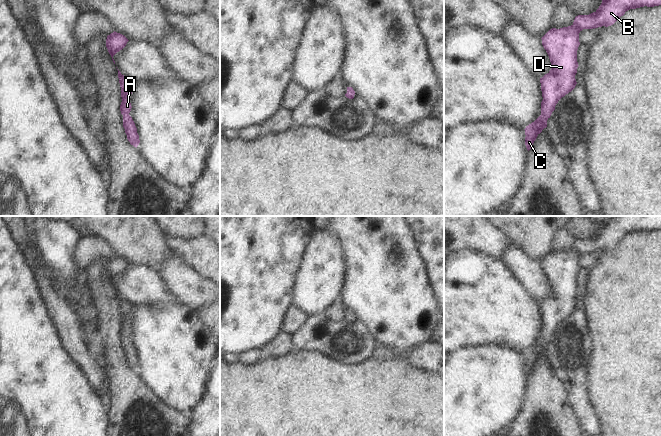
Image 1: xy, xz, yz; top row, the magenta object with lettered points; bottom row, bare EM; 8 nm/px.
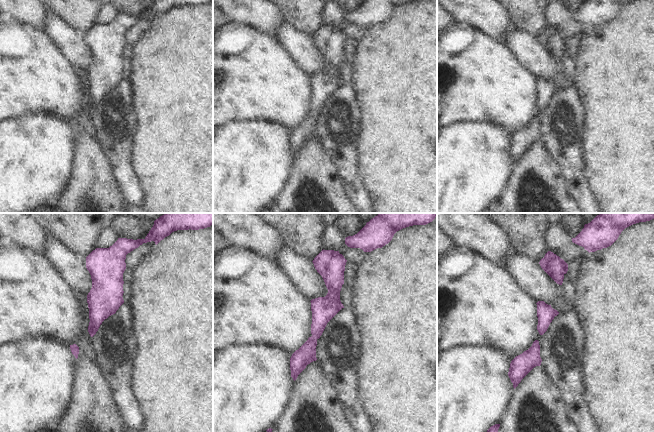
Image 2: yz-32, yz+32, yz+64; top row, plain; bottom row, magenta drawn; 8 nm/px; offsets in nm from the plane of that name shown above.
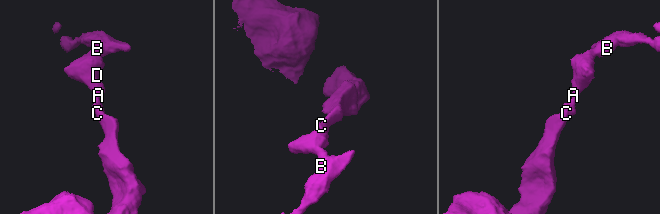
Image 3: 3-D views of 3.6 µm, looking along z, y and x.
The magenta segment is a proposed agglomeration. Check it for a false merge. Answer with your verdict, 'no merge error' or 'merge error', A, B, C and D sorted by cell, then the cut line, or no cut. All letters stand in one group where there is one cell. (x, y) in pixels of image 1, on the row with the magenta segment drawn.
no merge error | A B C D | no cut

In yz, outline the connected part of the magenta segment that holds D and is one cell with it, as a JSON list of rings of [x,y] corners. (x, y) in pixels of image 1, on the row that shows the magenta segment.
[[[602,0],[599,8],[589,15],[578,15],[571,26],[550,29],[541,39],[550,62],[551,70],[540,78],[543,100],[541,115],[526,126],[525,145],[529,151],[537,136],[547,127],[547,120],[558,101],[571,92],[577,82],[577,50],[579,33],[583,29],[595,29],[613,25],[626,11],[640,7],[661,5],[661,0]]]

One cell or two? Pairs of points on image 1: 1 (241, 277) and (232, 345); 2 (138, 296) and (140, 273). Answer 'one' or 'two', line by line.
1: one
2: one

